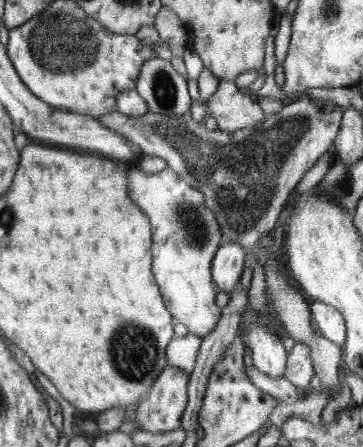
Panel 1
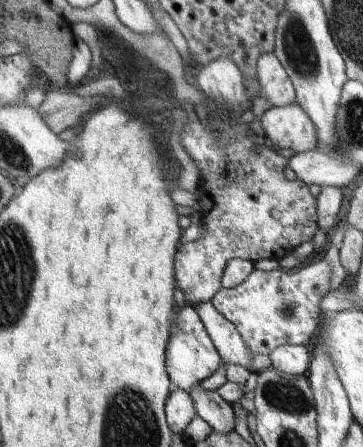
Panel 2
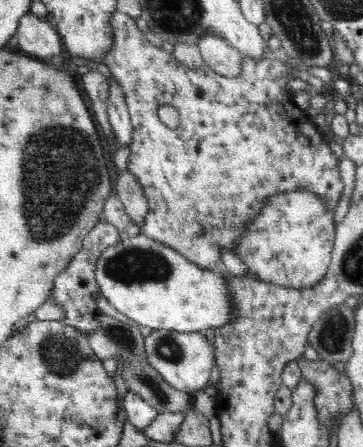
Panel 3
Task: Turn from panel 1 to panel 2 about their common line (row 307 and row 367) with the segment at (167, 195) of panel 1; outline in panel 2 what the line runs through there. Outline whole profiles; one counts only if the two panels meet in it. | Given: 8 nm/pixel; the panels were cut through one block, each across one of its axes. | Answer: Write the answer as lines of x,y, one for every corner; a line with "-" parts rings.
183,304
173,310
169,318
169,338
165,344
165,372
171,382
171,388
191,392
195,386
199,386
205,378
215,374
215,368
221,366
223,360
217,356
197,312
191,304

